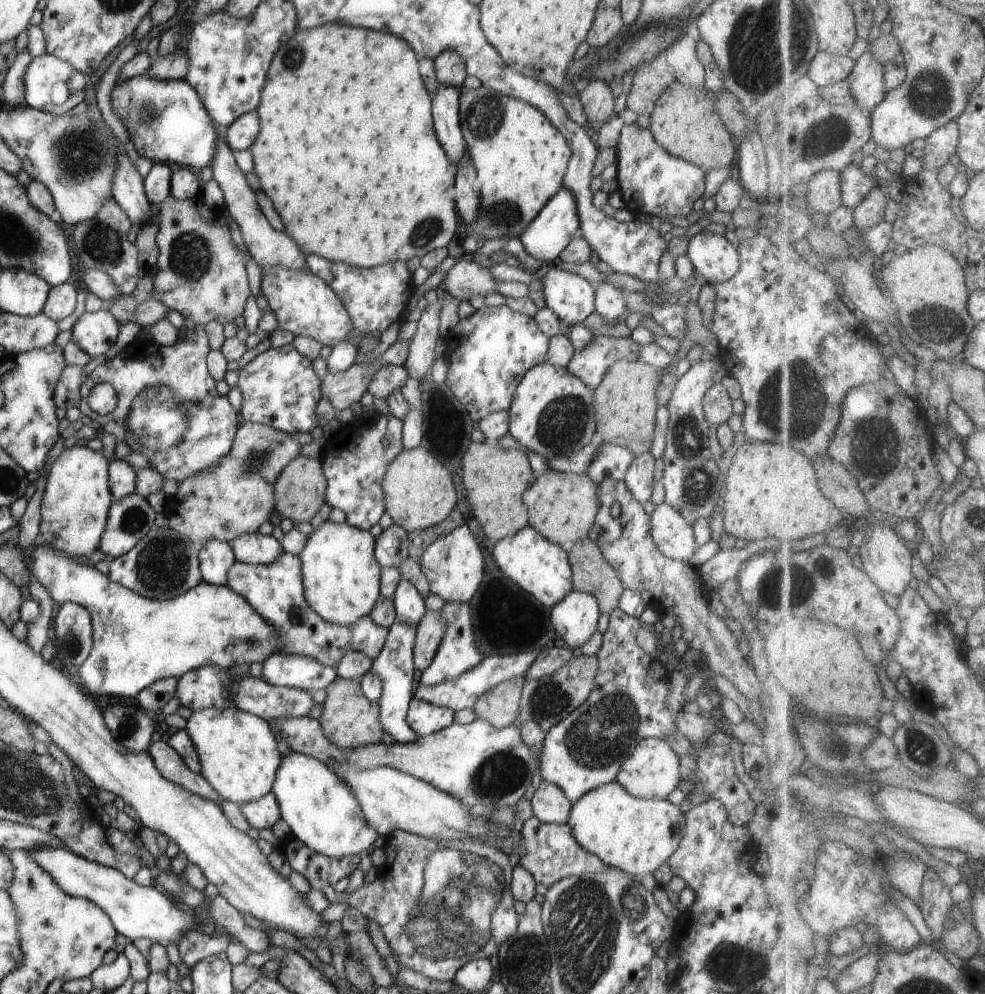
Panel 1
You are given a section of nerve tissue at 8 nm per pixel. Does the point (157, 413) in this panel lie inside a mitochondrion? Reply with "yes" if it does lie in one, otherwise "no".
yes

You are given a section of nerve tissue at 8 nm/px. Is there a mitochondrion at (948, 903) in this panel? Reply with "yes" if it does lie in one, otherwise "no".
no

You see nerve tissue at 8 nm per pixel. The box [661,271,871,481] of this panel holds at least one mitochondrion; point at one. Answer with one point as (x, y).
(794, 401)

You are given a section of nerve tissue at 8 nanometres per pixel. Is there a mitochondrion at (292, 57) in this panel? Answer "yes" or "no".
yes

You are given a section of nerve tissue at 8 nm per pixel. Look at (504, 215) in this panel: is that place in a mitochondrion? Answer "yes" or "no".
yes

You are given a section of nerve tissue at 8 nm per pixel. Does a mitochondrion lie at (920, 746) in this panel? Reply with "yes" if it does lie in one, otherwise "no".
yes

